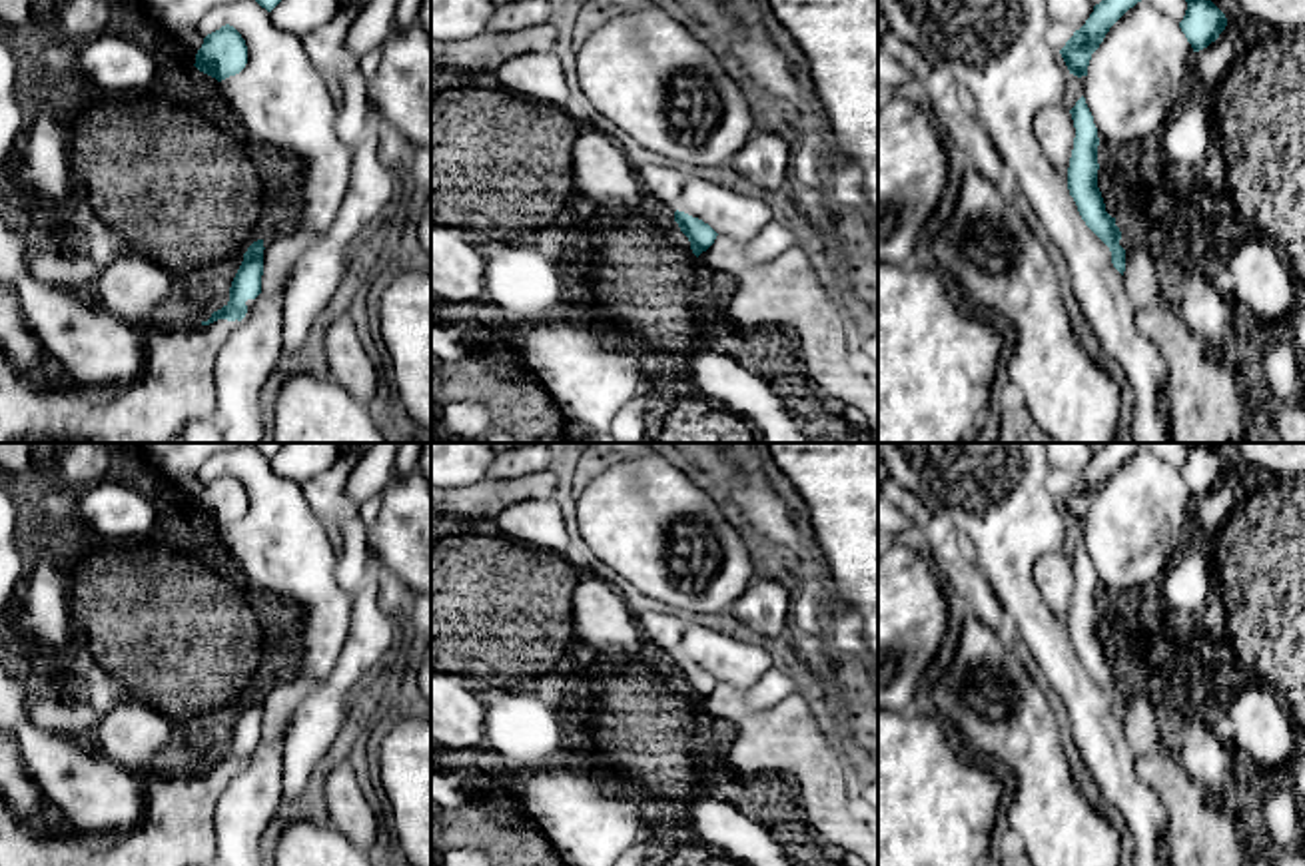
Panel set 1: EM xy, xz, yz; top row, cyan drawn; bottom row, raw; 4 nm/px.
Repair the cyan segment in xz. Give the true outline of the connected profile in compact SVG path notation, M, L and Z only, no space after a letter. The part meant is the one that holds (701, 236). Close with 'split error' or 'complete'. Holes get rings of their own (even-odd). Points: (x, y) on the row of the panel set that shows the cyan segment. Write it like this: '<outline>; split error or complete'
M674 212L674 221L678 223L680 231L688 237L692 253L698 257L706 251L714 239L716 231L698 217L692 217L684 212Z; complete

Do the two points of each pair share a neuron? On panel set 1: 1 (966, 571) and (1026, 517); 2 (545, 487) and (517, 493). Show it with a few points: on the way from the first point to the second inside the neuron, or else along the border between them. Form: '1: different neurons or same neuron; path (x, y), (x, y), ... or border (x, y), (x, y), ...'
1: different neurons; border (968, 553), (1000, 605)
2: same neuron; path (539, 487), (523, 487)

